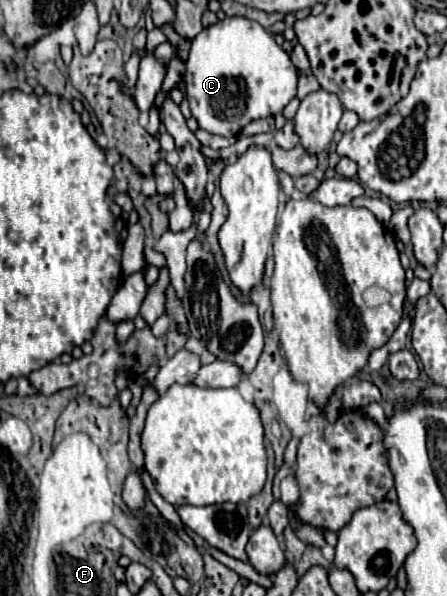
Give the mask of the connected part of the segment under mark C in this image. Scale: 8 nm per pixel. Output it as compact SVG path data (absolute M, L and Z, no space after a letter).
M226 17L204 27L190 43L184 83L192 117L200 129L232 139L250 121L282 113L296 97L298 69L260 23L246 17Z

